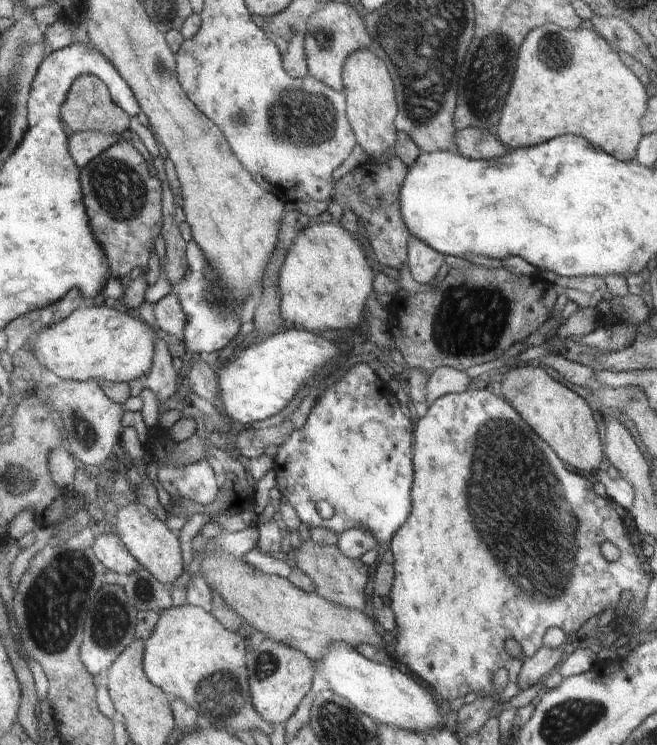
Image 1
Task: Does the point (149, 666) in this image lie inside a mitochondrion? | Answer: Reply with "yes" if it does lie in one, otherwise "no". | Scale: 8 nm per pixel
no

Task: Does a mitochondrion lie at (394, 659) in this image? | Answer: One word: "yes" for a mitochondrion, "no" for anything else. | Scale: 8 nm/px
no

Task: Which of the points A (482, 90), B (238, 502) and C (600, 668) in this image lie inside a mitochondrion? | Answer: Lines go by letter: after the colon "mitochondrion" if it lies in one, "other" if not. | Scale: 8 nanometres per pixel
A: mitochondrion
B: other
C: other

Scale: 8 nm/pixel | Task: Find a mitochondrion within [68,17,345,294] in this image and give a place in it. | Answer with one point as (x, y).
(312, 117)

